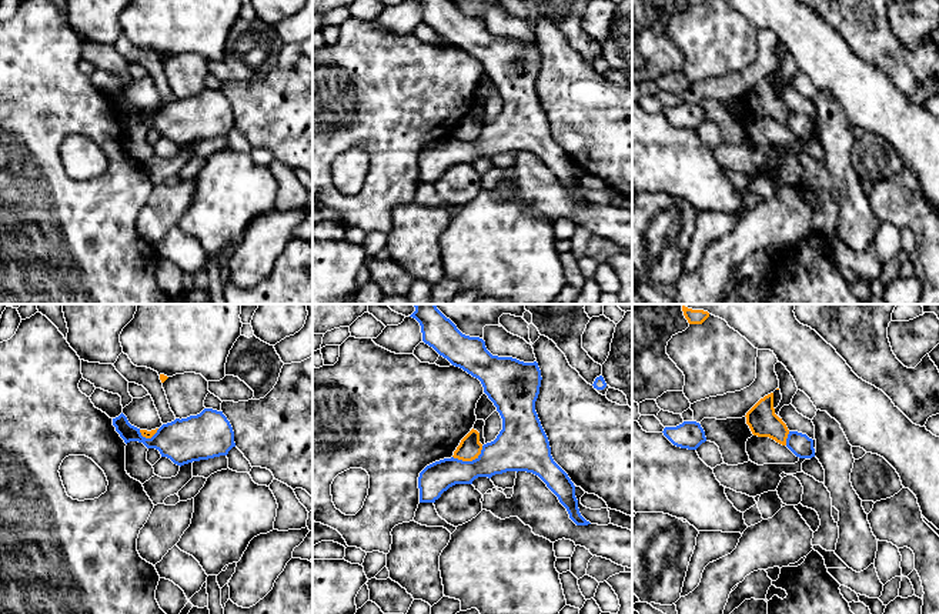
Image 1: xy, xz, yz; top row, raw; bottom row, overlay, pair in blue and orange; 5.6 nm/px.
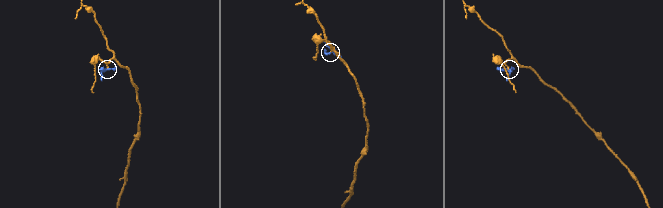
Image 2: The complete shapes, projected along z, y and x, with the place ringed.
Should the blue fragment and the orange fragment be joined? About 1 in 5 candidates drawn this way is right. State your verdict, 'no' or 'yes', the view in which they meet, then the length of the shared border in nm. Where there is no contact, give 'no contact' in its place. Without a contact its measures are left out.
no; contact in xz; length 190 nm

